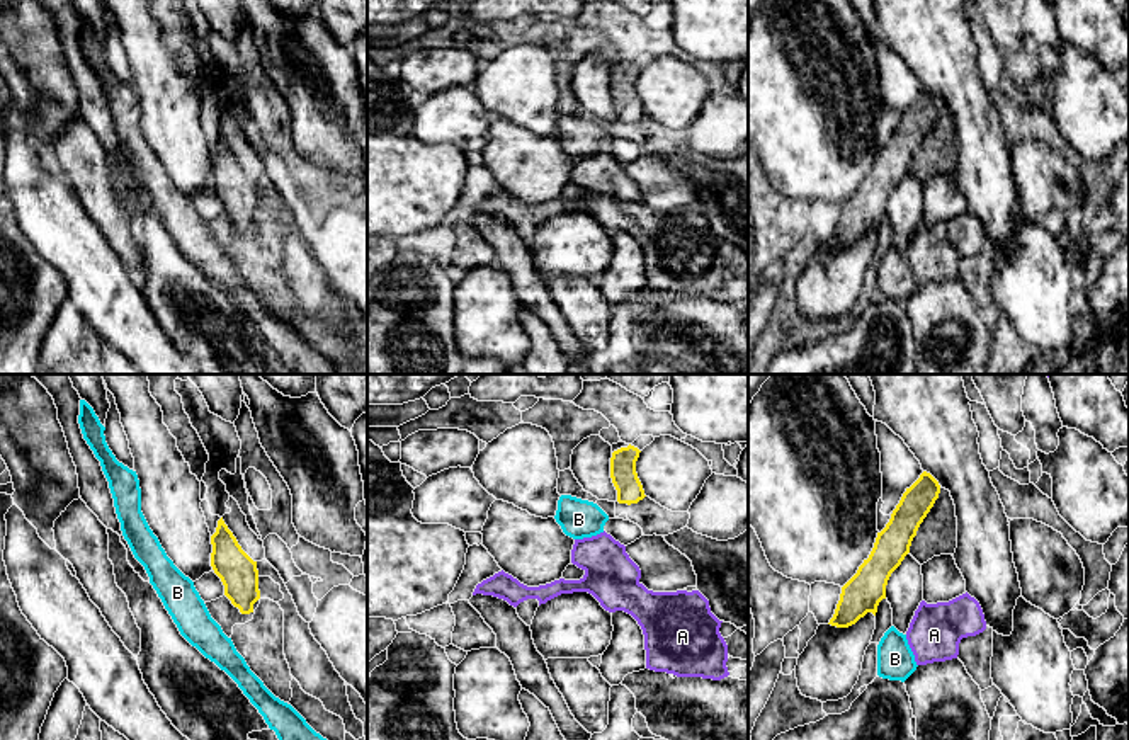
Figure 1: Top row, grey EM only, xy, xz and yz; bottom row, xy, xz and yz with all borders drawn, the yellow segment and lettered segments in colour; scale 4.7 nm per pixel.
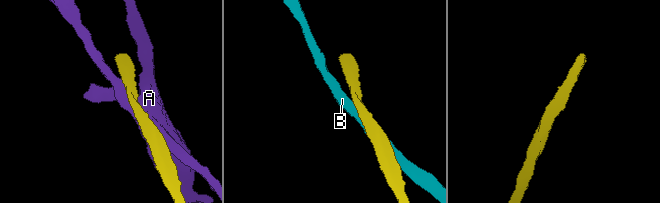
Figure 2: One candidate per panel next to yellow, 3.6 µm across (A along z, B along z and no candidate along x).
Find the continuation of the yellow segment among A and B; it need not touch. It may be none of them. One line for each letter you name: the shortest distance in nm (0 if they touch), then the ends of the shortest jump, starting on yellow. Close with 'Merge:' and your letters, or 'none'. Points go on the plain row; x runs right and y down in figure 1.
Merge: none

